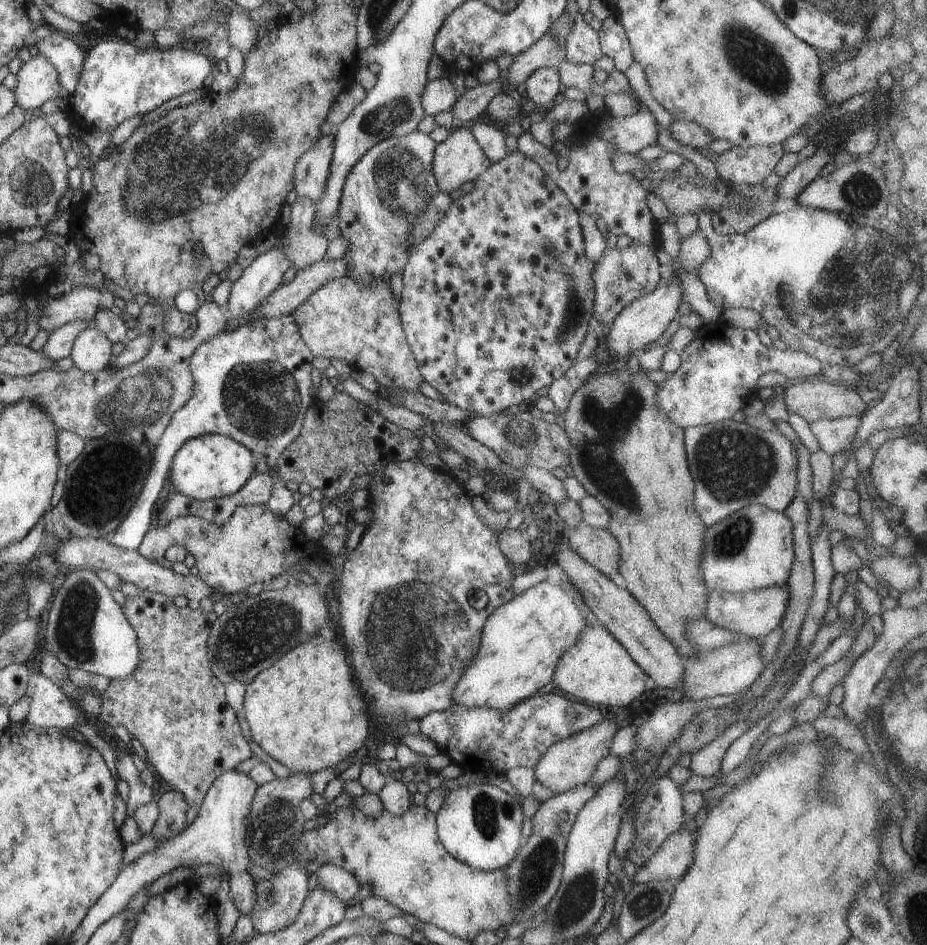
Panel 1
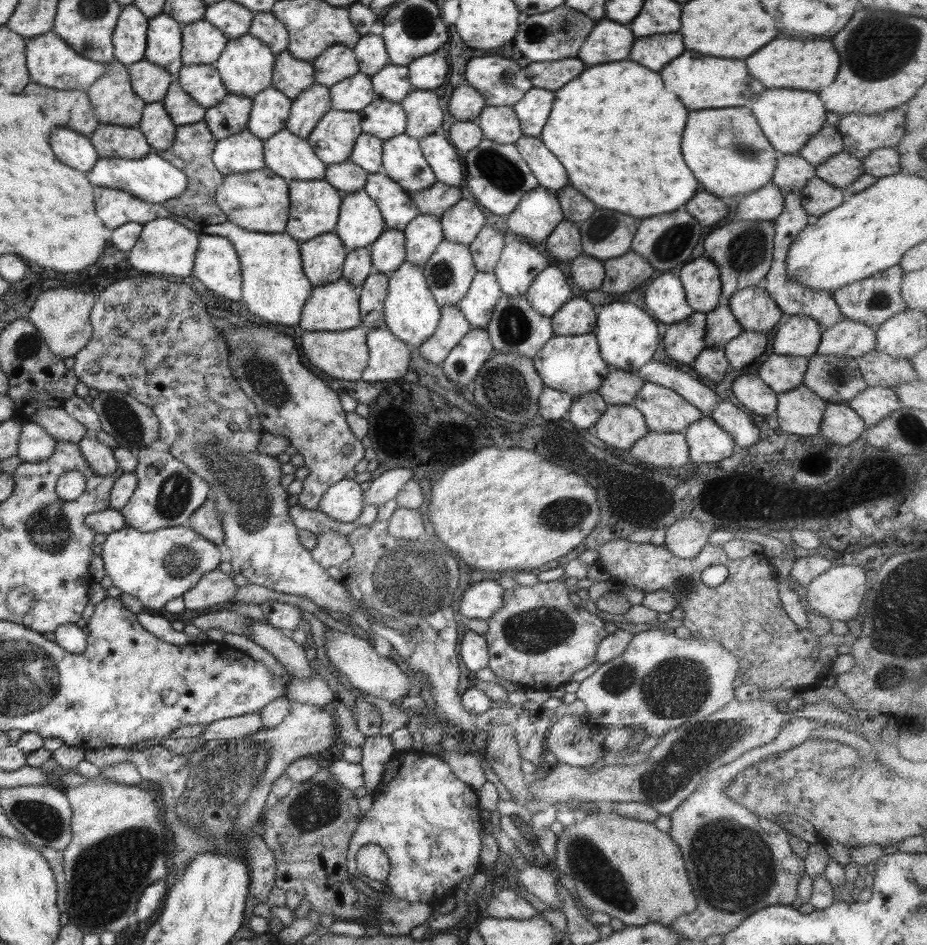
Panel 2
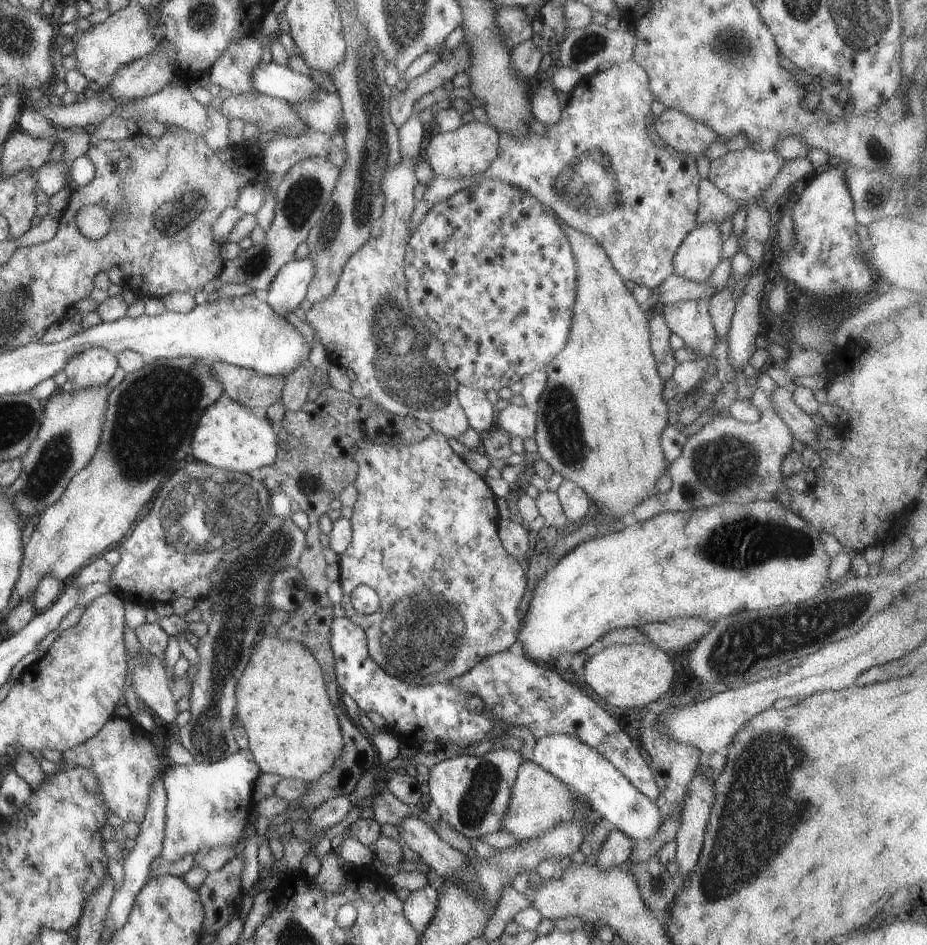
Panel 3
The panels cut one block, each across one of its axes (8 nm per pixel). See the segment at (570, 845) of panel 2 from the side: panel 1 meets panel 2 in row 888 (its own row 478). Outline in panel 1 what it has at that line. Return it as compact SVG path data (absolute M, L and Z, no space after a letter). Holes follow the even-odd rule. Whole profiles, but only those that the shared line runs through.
M626 367L621 371L611 372L611 374L600 374L584 381L580 386L575 386L573 394L569 399L568 407L562 414L563 428L566 432L571 448L569 448L569 466L573 470L574 477L579 484L587 491L587 495L596 498L601 506L604 506L609 513L609 522L607 530L616 538L619 547L618 572L623 576L626 582L625 588L639 601L639 604L647 611L649 618L655 623L655 626L664 634L665 638L673 644L679 656L693 657L697 648L689 642L685 636L685 626L689 621L701 620L701 614L704 611L709 592L702 580L700 573L700 560L703 550L703 522L697 516L693 506L693 486L694 482L690 477L687 466L686 454L684 451L684 429L673 424L658 408L655 400L656 384L647 379L645 370L631 372Z

